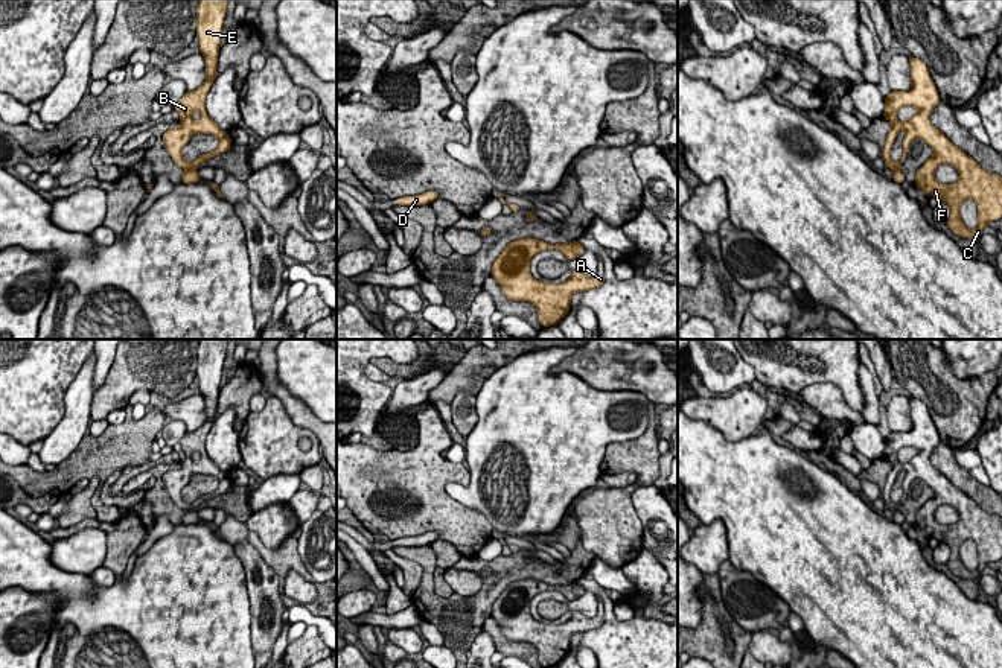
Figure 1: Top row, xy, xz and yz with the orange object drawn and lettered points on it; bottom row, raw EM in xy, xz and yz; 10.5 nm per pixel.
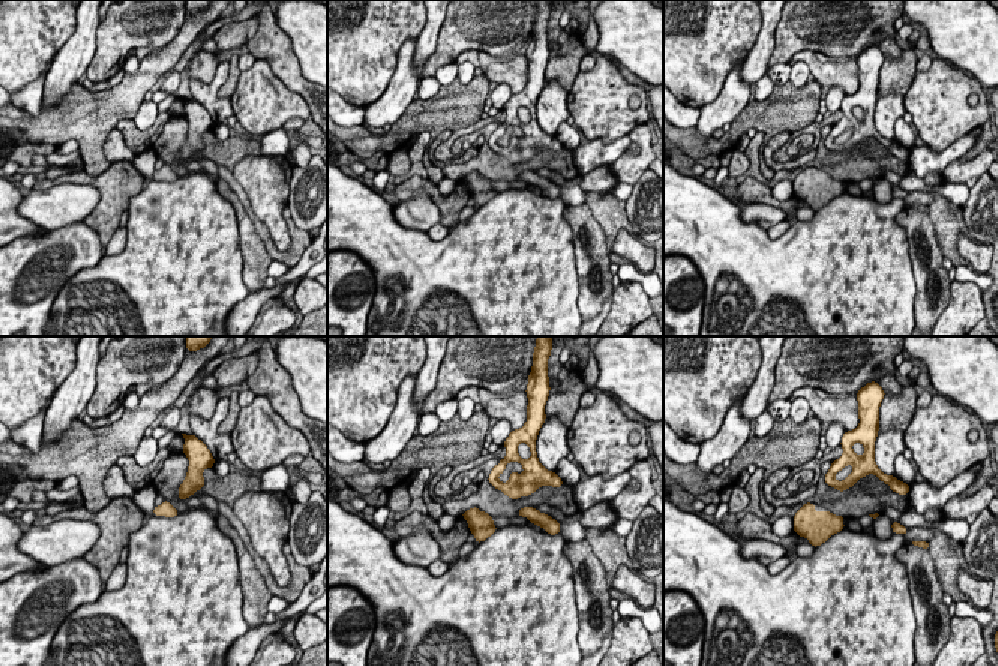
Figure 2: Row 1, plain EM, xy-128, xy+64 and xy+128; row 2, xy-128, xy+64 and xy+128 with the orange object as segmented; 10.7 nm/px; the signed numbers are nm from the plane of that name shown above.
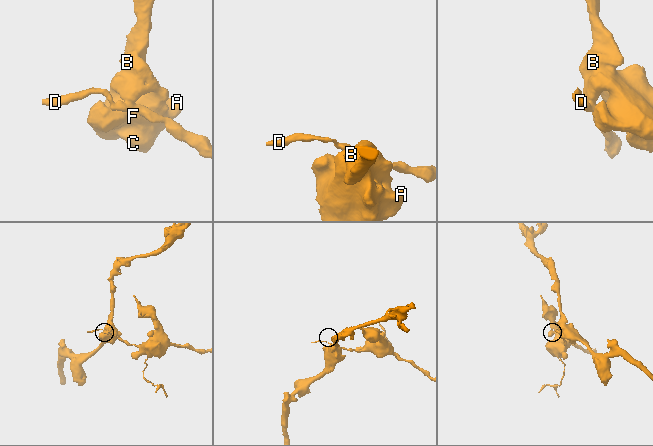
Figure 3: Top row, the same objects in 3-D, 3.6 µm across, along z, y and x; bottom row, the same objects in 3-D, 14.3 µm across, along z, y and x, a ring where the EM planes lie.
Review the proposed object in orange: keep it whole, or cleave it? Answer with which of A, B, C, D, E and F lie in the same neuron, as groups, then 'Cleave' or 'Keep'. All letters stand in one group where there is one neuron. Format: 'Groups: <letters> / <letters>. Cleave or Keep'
Groups: A B C E F / D. Cleave

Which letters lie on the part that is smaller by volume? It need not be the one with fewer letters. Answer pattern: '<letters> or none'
D

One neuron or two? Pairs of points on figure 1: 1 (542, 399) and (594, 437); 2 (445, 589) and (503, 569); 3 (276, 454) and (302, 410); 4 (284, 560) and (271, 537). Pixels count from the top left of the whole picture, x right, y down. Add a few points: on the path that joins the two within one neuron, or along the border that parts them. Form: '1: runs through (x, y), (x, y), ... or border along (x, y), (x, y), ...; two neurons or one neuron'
1: runs through (555, 411), (567, 423), (582, 425); one neuron
2: border along (433, 571), (433, 589), (439, 595), (449, 597); two neurons
3: border along (273, 394), (290, 419), (308, 428), (320, 445); two neurons
4: border along (250, 530), (268, 548), (276, 548), (290, 537); two neurons

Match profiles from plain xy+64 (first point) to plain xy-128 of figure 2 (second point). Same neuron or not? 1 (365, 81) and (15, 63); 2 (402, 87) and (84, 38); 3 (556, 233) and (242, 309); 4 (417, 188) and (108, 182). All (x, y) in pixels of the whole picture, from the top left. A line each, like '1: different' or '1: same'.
1: same
2: same
3: different
4: same

